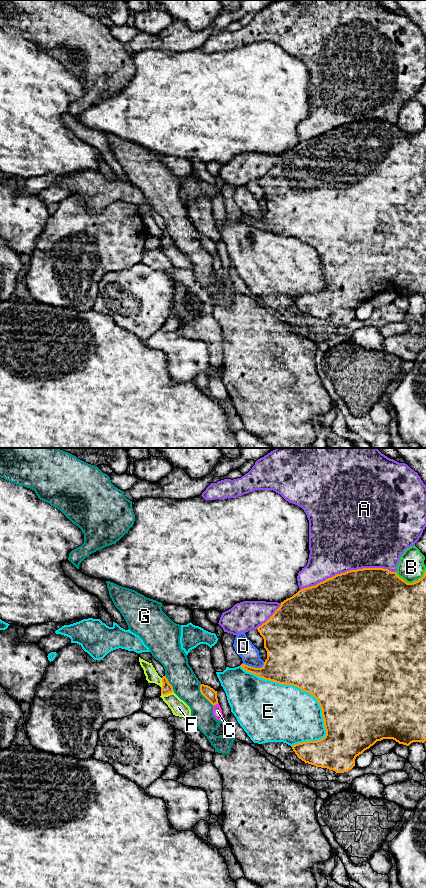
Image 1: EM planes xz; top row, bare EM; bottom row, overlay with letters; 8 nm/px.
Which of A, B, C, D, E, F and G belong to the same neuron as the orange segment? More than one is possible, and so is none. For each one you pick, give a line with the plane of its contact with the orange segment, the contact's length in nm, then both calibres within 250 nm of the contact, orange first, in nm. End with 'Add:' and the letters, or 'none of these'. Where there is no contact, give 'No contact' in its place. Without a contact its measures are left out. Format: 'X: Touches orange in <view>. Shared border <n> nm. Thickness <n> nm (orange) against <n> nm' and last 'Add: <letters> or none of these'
Add: none of these

